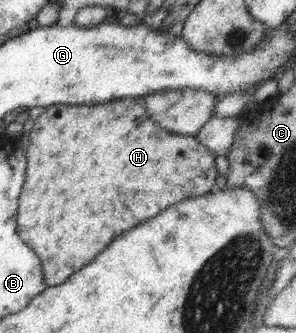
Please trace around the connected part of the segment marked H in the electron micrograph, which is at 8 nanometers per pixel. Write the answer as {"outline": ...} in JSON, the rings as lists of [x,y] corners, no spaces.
{"outline":[[[114,99],[101,105],[52,105],[45,108],[41,116],[37,118],[33,128],[29,132],[29,147],[26,156],[26,178],[23,192],[19,196],[19,208],[17,209],[17,234],[27,246],[39,257],[44,268],[45,286],[63,285],[67,278],[74,272],[81,270],[83,266],[90,263],[107,244],[111,244],[113,236],[119,236],[127,228],[138,225],[146,220],[151,220],[153,216],[159,214],[161,210],[177,202],[183,202],[191,197],[203,196],[209,194],[216,188],[218,174],[216,172],[216,154],[203,146],[195,136],[172,133],[165,130],[158,123],[153,122],[147,110],[143,107],[139,99]]]}

